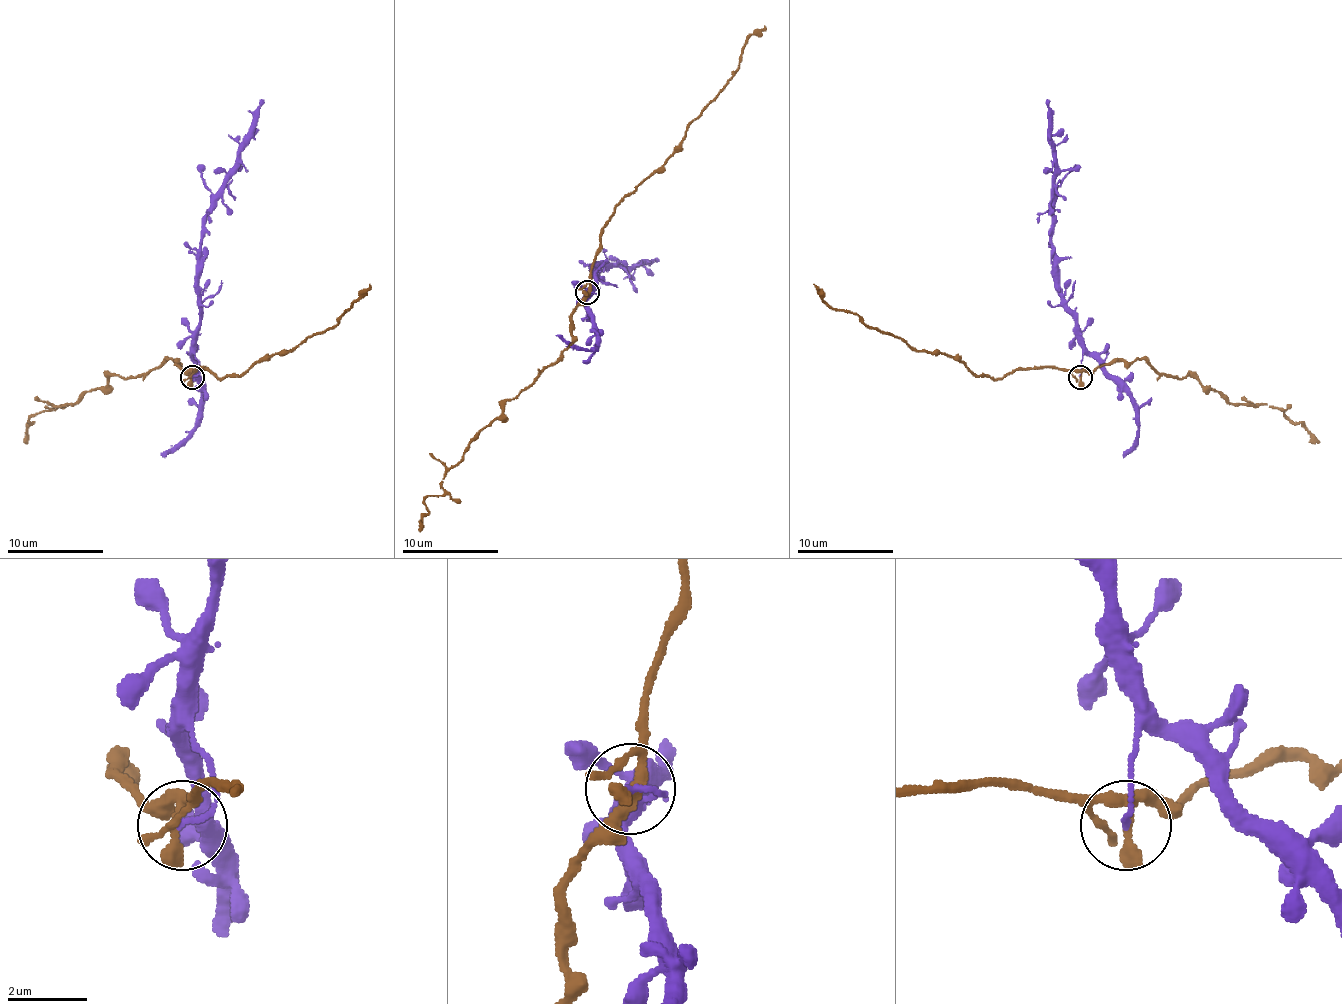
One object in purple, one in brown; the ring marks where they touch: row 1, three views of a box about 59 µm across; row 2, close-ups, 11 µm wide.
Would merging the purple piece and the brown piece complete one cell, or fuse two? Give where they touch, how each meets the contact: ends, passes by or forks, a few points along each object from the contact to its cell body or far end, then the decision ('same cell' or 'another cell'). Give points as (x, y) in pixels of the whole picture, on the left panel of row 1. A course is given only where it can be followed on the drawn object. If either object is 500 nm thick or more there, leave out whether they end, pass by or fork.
(192, 377) | purple ends | brown passes by | purple via (193, 377), (200, 372), (195, 332), (200, 315), (202, 225), (210, 199), (236, 163), (239, 146), (263, 100) | brown via (190, 377), (205, 368), (224, 380), (270, 356), (294, 351), (308, 336), (330, 329), (369, 283) | another cell

